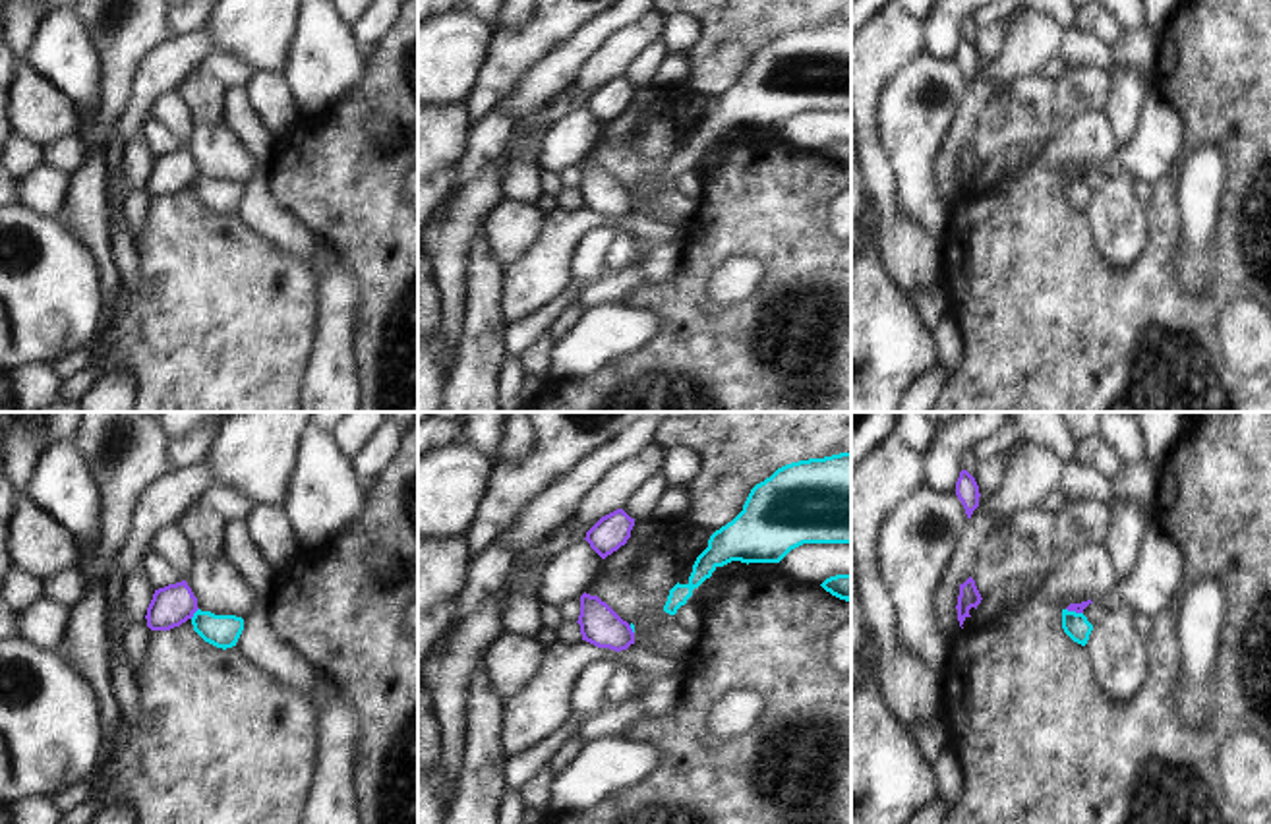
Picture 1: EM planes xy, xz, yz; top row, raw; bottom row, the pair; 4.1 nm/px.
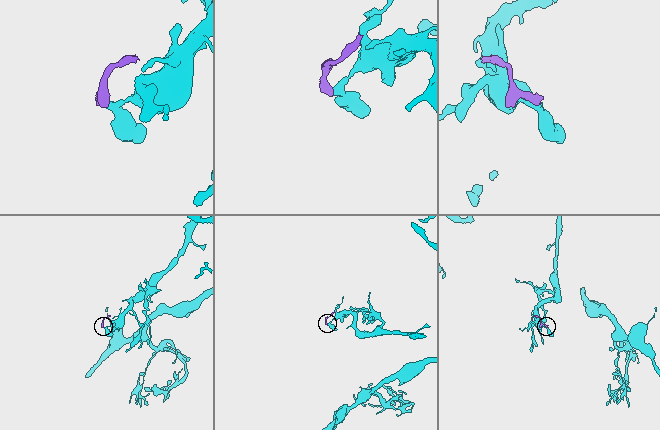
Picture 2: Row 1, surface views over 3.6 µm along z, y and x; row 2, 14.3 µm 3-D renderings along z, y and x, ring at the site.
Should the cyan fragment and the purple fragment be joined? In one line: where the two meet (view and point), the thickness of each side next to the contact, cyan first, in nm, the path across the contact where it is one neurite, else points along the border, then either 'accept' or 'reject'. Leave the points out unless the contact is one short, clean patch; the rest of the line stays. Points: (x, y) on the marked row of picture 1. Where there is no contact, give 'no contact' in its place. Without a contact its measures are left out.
xy (194, 614) | 140/170 nm | along xy (198, 608), (190, 618) | reject

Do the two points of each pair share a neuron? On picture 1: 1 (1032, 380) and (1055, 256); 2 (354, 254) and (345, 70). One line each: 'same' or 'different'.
1: same
2: different

